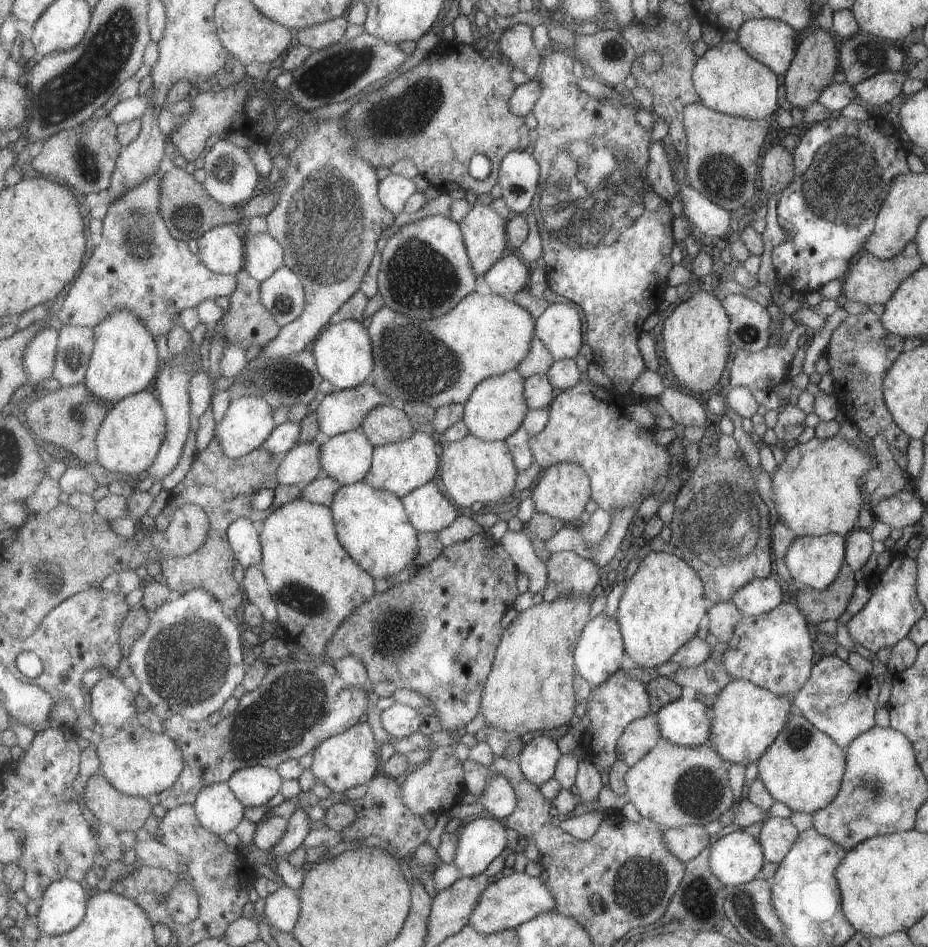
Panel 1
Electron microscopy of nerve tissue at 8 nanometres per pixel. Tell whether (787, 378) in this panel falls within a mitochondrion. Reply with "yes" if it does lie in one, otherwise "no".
no

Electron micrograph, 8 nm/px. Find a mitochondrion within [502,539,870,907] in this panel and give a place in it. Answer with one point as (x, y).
(699, 788)

